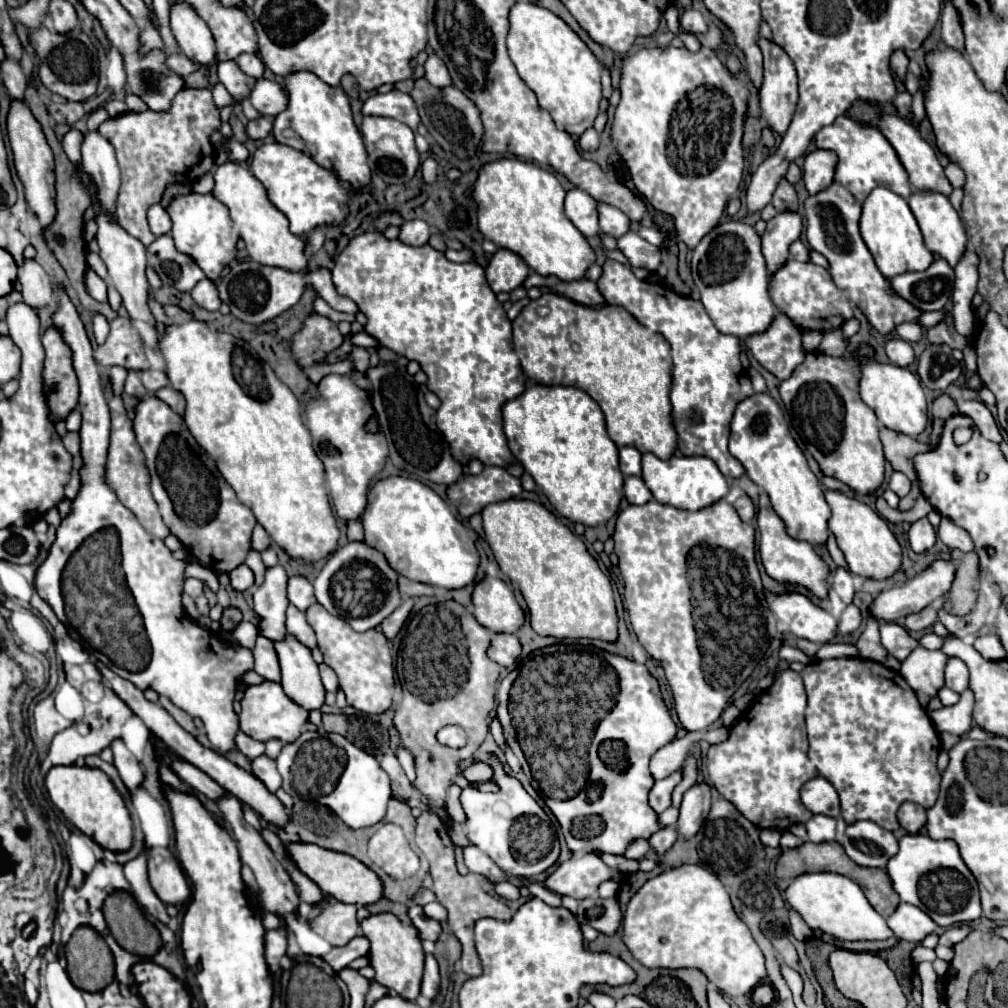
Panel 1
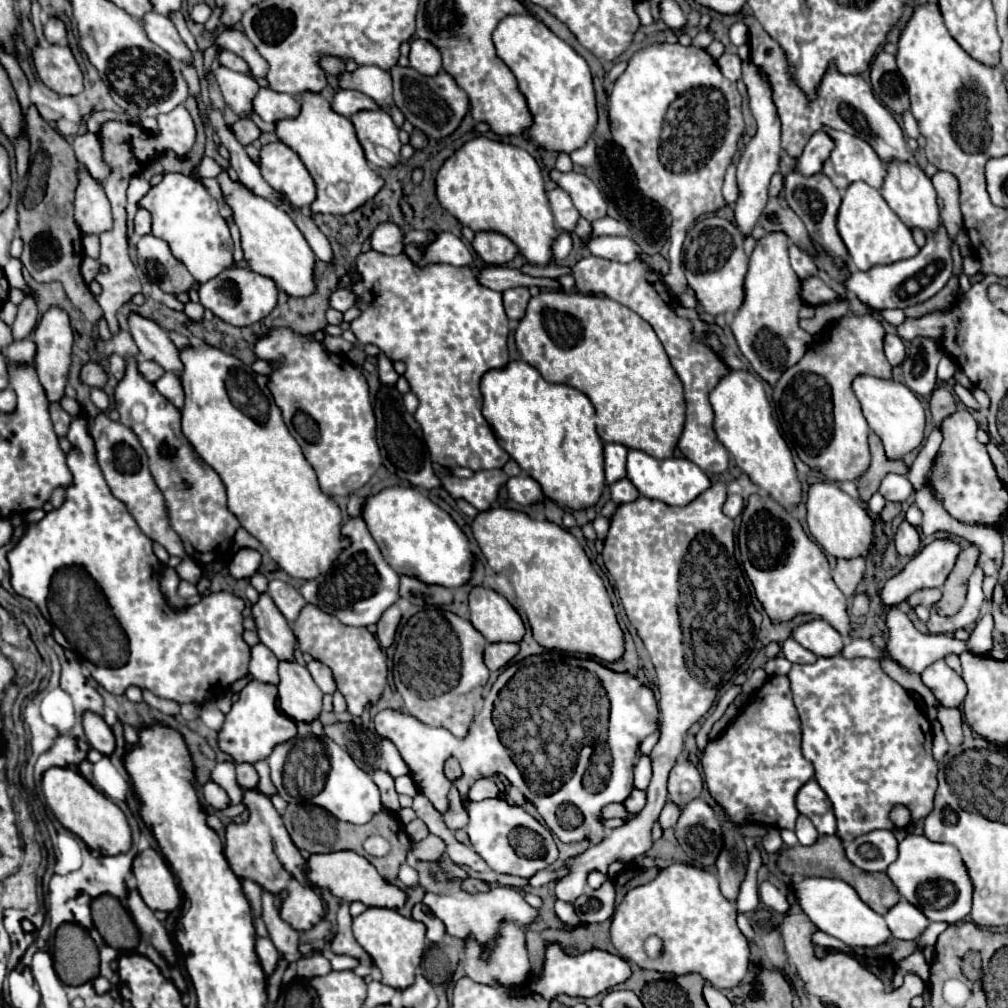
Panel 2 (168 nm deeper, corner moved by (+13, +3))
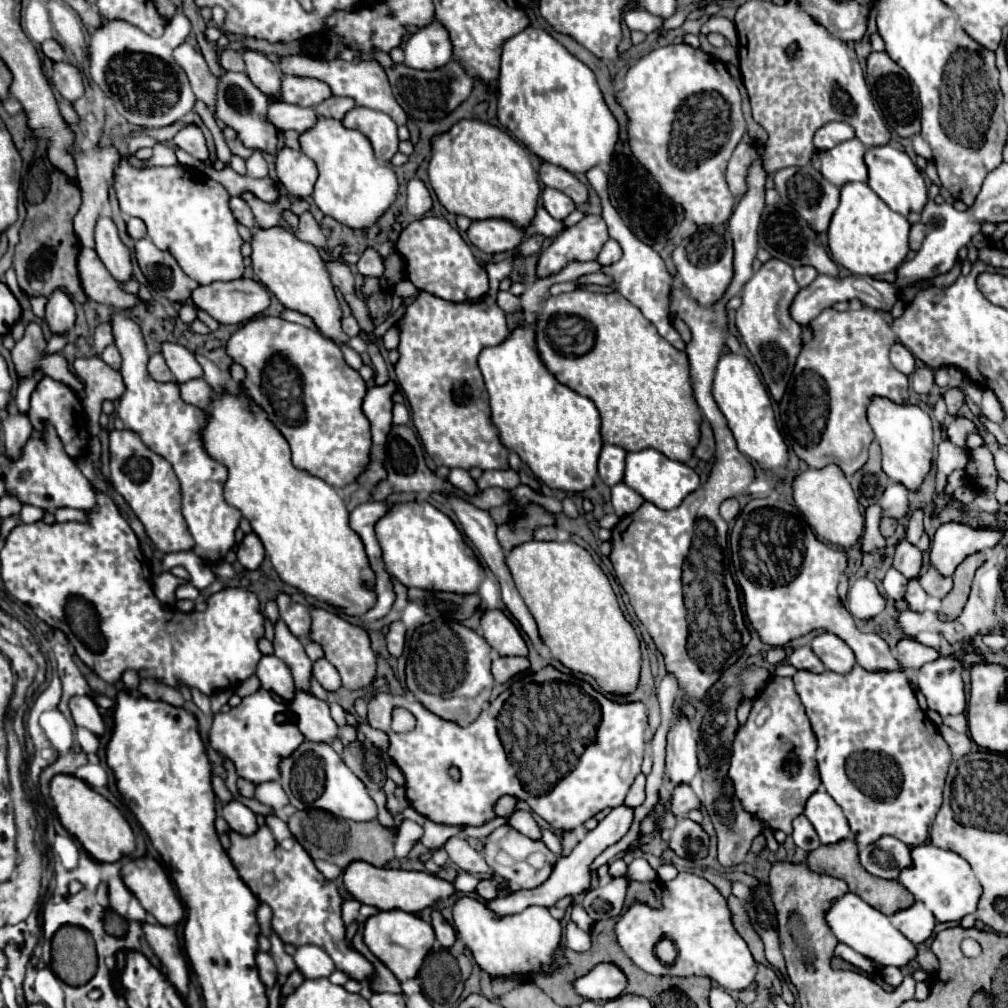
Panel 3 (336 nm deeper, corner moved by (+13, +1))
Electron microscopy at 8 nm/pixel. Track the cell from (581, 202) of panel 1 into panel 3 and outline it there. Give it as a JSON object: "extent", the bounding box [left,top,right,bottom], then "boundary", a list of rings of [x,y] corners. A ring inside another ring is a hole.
{"extent":[541,187,575,221],"boundary":[[[547,187],[543,191],[541,199],[543,199],[543,205],[549,211],[549,215],[553,219],[557,219],[557,221],[563,221],[569,213],[575,211],[575,203],[567,195],[563,195],[561,191],[557,191],[557,189],[549,189]]]}

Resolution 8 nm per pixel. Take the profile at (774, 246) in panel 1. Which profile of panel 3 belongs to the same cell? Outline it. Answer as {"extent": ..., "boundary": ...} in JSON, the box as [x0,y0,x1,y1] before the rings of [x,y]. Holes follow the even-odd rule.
{"extent":[735,259,803,401],"boundary":[[[769,259],[761,265],[761,269],[745,283],[743,287],[743,303],[737,309],[735,325],[741,333],[741,339],[751,353],[755,365],[759,367],[765,385],[775,401],[783,397],[783,391],[789,383],[791,371],[795,367],[795,359],[803,347],[801,333],[803,327],[793,321],[789,309],[799,293],[799,285],[793,277],[793,267],[781,259]]]}

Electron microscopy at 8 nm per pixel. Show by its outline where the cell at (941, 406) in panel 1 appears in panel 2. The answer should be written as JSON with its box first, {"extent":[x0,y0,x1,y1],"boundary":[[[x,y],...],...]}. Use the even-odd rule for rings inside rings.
{"extent":[929,387,957,427],"boundary":[[[939,387],[939,389],[933,391],[929,407],[931,407],[931,413],[933,413],[933,423],[935,423],[935,427],[939,427],[941,421],[957,409],[957,403],[945,387]]]}

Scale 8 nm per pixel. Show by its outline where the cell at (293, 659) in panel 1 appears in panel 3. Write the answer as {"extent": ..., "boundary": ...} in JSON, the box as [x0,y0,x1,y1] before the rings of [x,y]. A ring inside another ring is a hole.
{"extent":[287,687,337,743],"boundary":[[[295,687],[293,699],[287,703],[287,709],[297,715],[297,727],[311,741],[331,743],[337,735],[337,723],[329,715],[327,701],[321,701],[313,693],[307,693]]]}

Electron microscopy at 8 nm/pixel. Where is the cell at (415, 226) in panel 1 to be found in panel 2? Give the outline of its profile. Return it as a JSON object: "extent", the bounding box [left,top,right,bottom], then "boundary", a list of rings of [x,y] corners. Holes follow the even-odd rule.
{"extent":[371,223,403,255],"boundary":[[[381,223],[371,235],[371,249],[383,255],[399,255],[403,251],[403,231],[393,223]]]}

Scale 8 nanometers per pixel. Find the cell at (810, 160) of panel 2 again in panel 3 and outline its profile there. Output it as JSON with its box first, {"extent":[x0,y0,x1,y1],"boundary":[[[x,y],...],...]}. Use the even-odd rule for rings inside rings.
{"extent":[813,121,855,151],"boundary":[[[831,121],[827,125],[823,125],[815,137],[813,137],[813,145],[817,151],[829,151],[833,149],[835,145],[843,143],[845,139],[851,139],[855,137],[855,133],[851,131],[851,125],[847,123],[839,123],[839,121]]]}

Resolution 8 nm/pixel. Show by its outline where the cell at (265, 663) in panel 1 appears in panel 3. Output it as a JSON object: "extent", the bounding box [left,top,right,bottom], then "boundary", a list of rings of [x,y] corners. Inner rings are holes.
{"extent":[255,655,295,701],"boundary":[[[263,655],[261,661],[259,661],[259,665],[257,665],[255,675],[259,677],[263,689],[277,693],[285,701],[291,699],[295,683],[291,679],[289,667],[281,659],[277,659],[275,655]]]}

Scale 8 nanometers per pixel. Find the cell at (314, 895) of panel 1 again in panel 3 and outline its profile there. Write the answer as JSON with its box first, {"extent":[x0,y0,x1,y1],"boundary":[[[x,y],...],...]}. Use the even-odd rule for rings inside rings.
{"extent":[229,815,373,983],"boundary":[[[267,815],[265,825],[259,827],[257,833],[249,837],[229,837],[229,859],[237,869],[239,877],[247,883],[253,895],[259,901],[265,901],[273,909],[273,931],[283,939],[283,943],[305,945],[313,943],[323,947],[331,959],[335,961],[337,969],[345,971],[349,977],[367,983],[369,975],[373,973],[371,963],[359,955],[355,949],[343,943],[345,927],[341,921],[341,897],[335,883],[329,883],[313,865],[311,857],[297,839],[287,829],[287,823],[281,821],[277,815]],[[265,877],[273,877],[265,883]]]}

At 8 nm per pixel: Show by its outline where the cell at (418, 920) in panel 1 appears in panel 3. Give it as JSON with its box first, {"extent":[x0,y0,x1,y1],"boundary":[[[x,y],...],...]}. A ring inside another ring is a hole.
{"extent":[431,911,455,947],"boundary":[[[431,911],[431,927],[435,929],[437,941],[443,947],[451,947],[455,943],[455,929],[443,919],[443,915],[439,911]]]}

